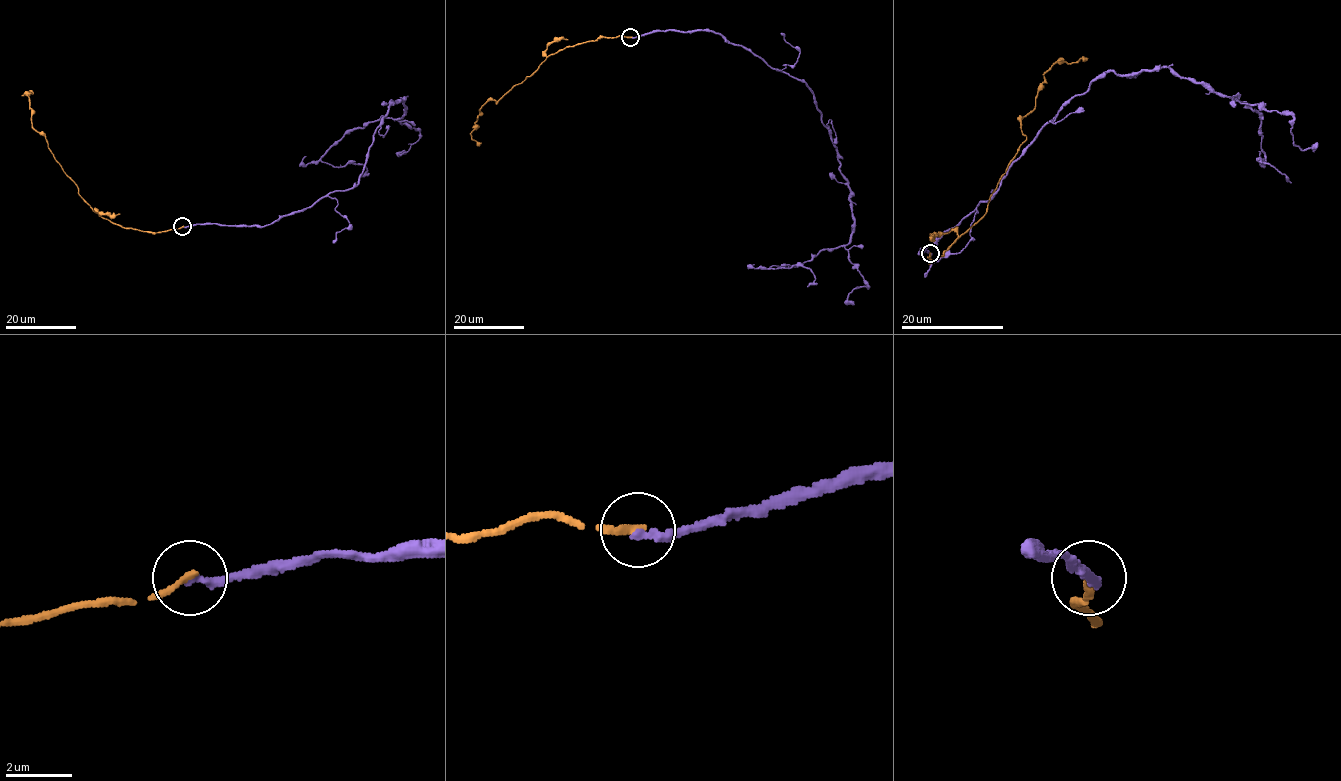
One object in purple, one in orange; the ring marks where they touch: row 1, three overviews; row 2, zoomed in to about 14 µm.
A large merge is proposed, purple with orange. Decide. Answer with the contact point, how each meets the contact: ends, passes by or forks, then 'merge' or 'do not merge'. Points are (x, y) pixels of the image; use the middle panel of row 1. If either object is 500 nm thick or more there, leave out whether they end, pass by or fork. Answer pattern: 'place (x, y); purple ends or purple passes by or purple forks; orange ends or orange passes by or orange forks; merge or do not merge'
place (630, 37); purple ends; orange ends; do not merge

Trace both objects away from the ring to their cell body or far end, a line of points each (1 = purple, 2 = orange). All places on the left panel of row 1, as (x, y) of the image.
1: (183, 227), (265, 226), (354, 187), (402, 98), (400, 118), (349, 130), (321, 158), (362, 164), (359, 178)
2: (183, 227), (151, 233), (102, 218), (33, 127), (29, 98), (22, 95), (33, 93)

